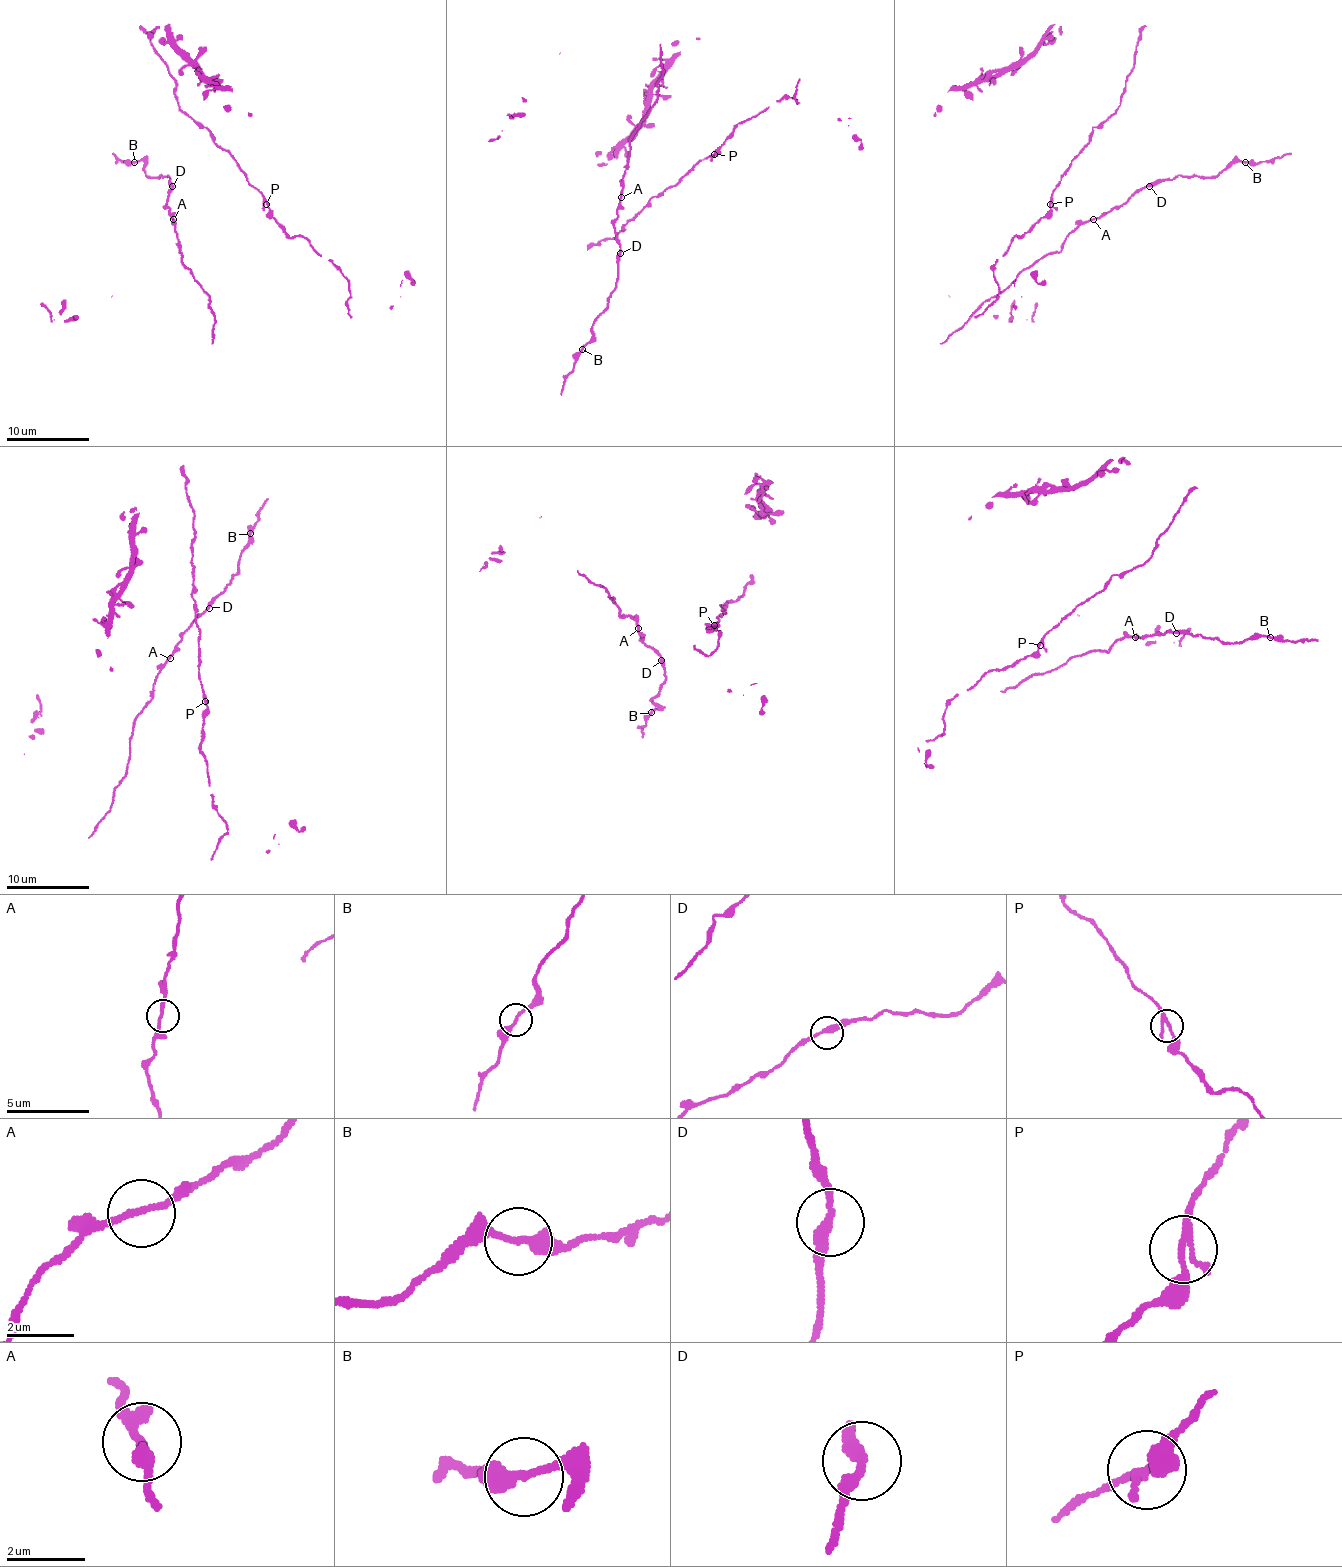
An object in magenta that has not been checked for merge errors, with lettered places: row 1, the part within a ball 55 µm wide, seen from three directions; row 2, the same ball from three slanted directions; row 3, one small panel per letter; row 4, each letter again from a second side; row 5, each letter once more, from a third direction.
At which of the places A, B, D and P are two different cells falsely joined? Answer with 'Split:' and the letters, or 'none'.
Split: none

